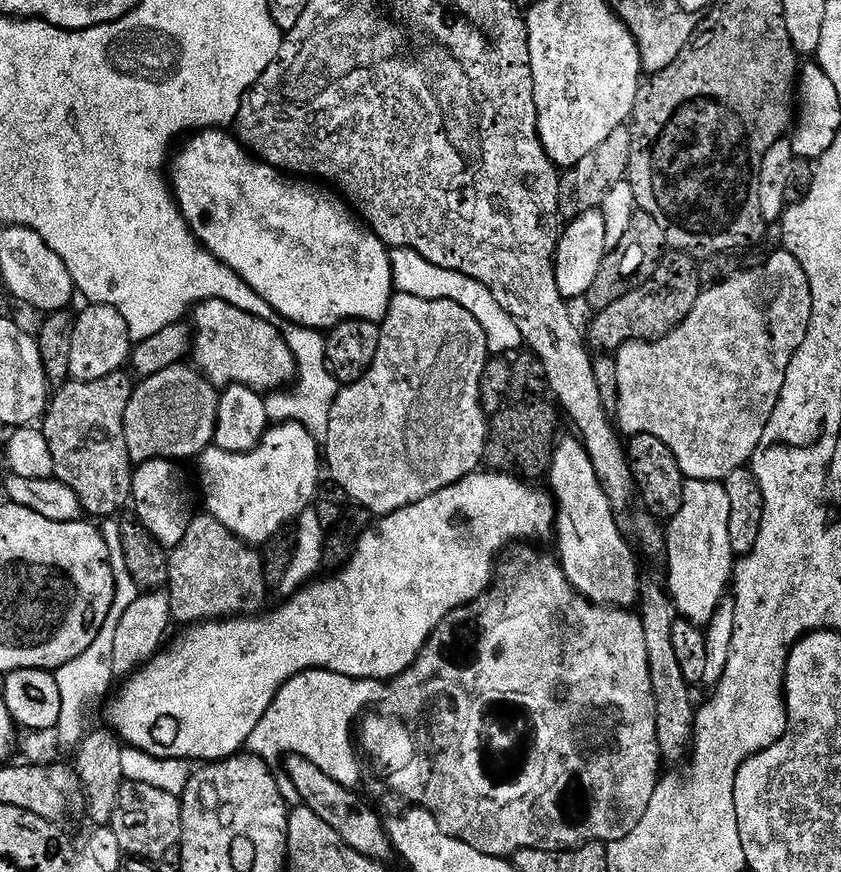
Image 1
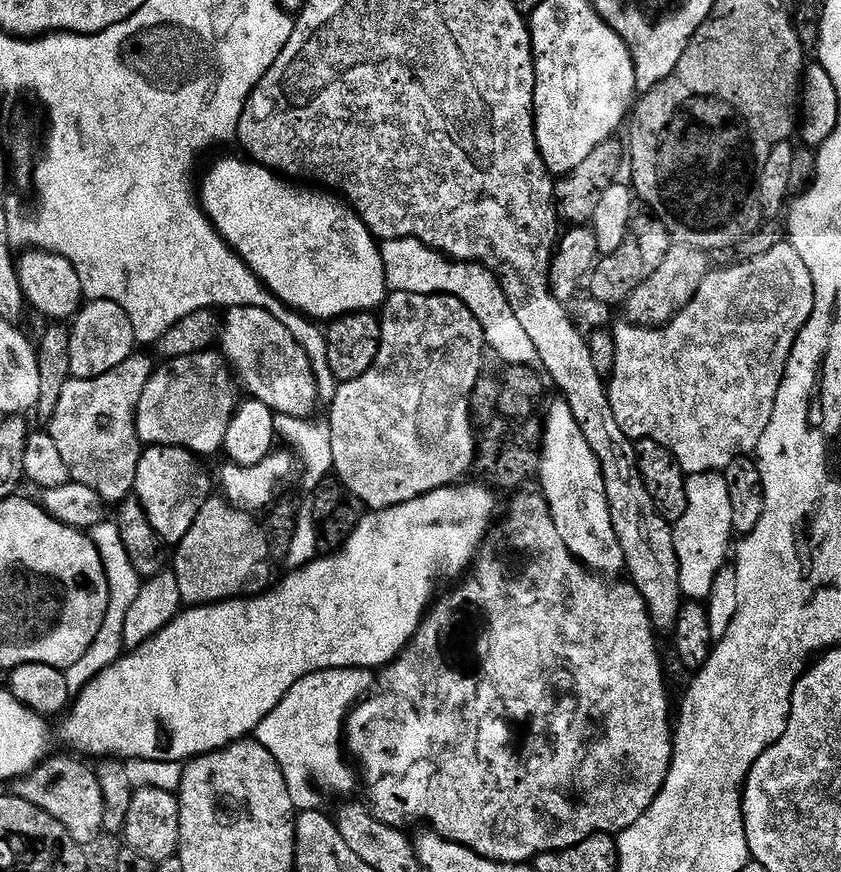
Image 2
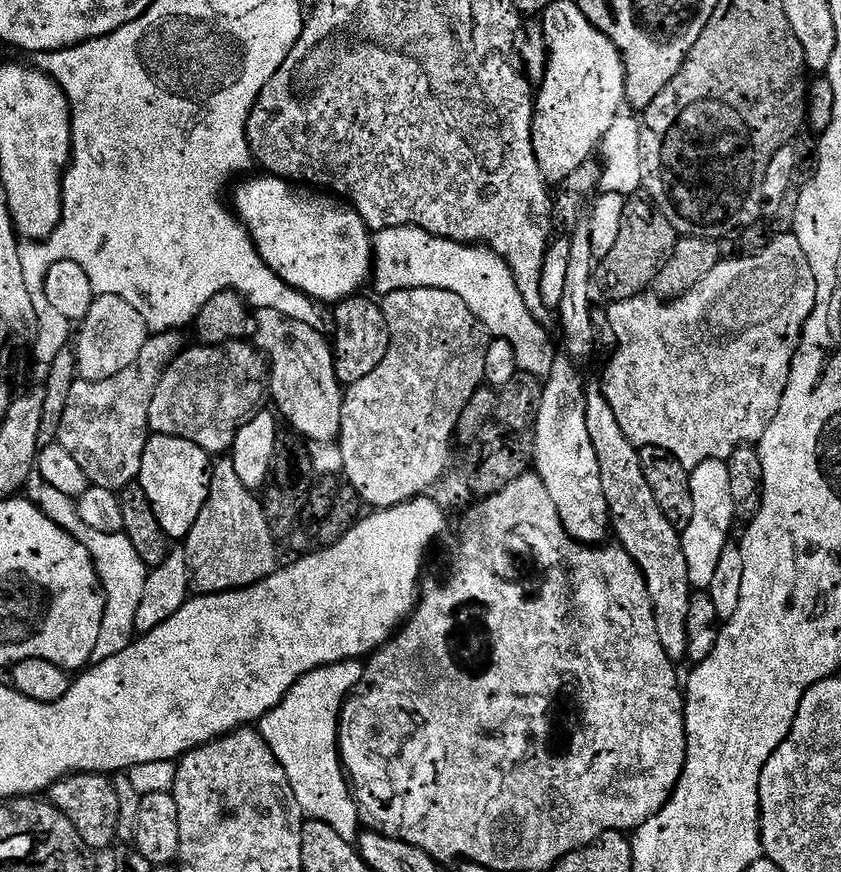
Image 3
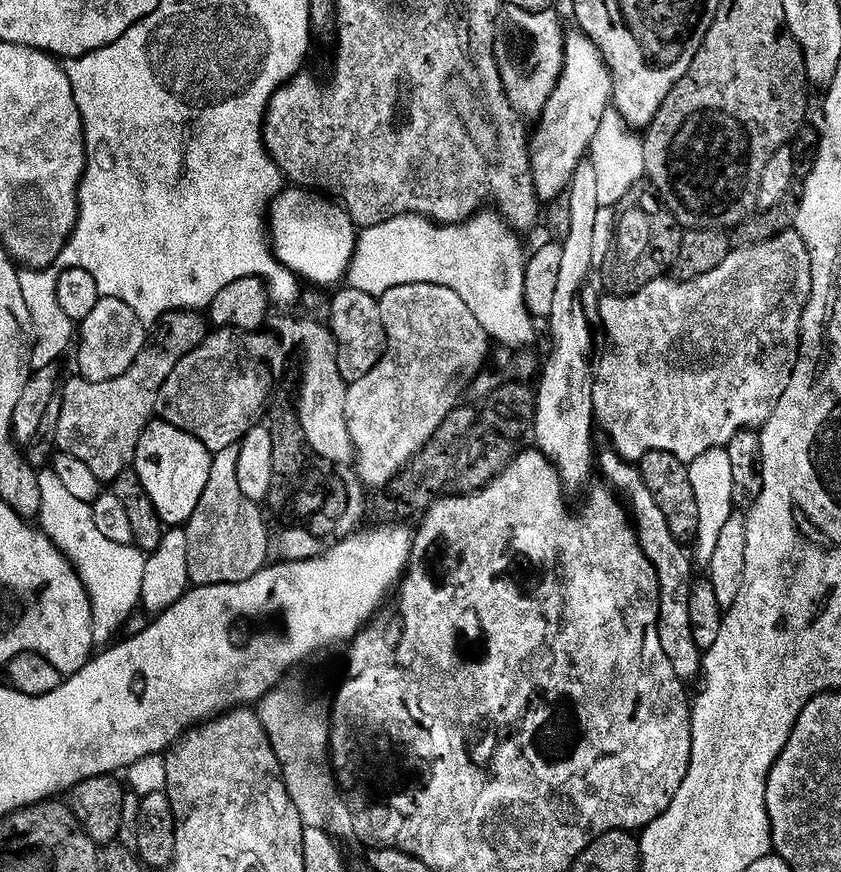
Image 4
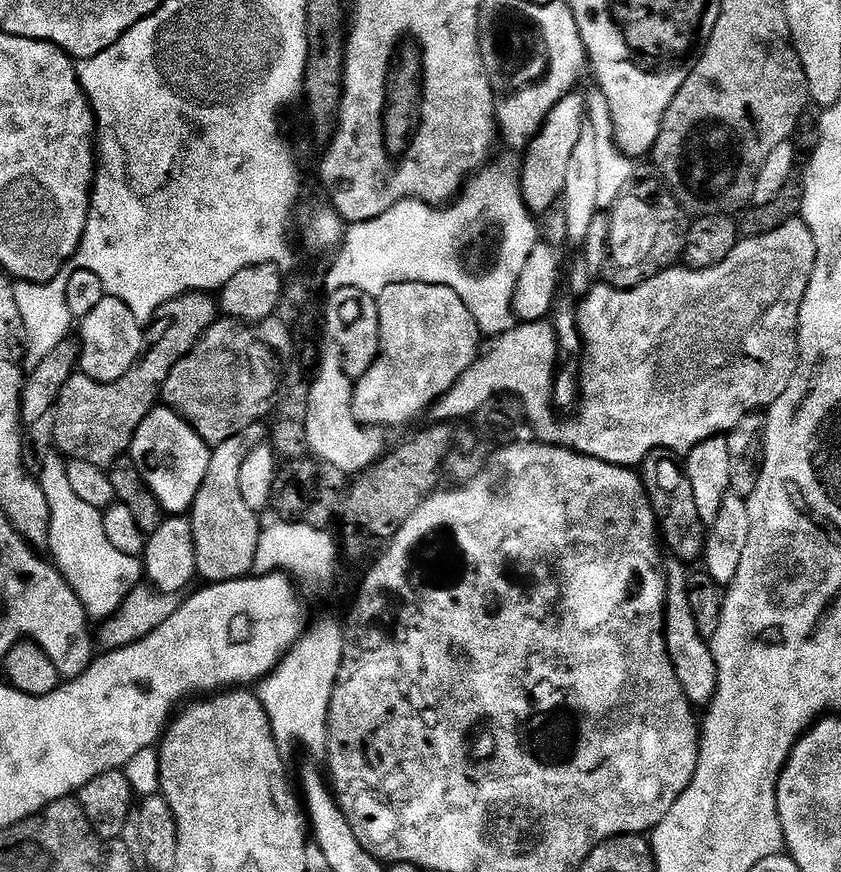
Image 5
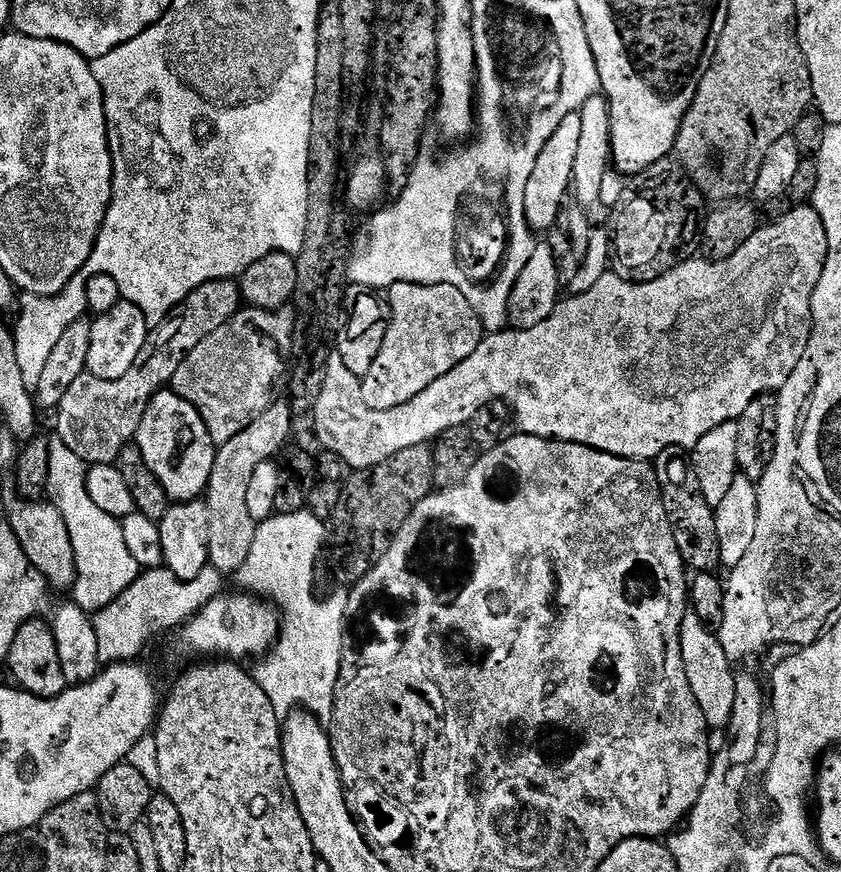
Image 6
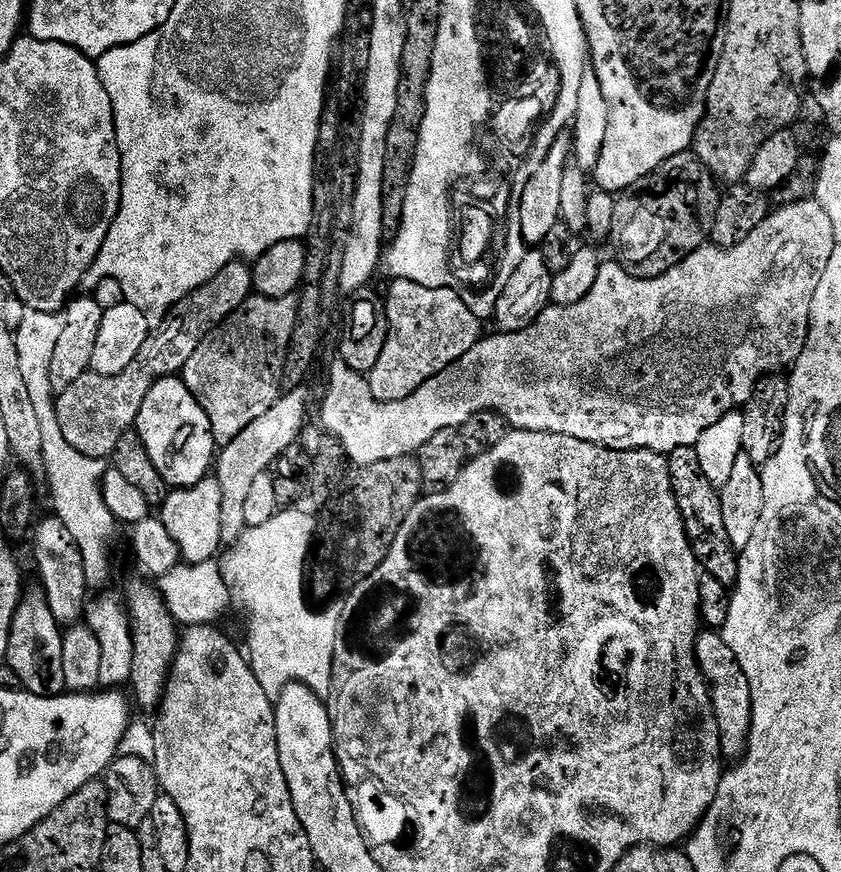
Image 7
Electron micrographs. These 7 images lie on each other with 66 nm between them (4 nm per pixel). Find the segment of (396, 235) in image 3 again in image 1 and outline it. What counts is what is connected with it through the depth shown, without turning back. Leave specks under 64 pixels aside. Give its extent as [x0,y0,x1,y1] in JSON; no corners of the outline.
[390,248,524,354]

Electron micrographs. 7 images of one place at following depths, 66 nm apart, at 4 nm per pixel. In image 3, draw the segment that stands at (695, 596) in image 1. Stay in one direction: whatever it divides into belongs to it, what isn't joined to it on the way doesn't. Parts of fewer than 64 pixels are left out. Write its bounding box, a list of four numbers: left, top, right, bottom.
[682,460,738,590]

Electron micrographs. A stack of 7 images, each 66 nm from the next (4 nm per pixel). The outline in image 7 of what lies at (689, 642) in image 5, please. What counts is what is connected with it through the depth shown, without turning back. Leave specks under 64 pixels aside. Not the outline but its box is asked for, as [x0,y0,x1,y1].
[696,630,752,762]

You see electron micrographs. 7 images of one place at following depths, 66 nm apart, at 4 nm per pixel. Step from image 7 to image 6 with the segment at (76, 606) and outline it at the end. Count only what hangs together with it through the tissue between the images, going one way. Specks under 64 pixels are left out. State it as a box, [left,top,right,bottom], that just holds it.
[5,494,76,591]

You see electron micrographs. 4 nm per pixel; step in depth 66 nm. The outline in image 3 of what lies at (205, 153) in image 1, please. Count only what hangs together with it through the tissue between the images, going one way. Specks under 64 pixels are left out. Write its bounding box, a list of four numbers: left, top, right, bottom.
[234,174,373,302]

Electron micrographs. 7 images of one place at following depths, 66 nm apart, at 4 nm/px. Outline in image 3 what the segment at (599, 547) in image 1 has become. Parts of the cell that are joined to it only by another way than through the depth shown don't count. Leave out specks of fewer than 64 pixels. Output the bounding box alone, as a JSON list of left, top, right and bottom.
[534,354,610,546]

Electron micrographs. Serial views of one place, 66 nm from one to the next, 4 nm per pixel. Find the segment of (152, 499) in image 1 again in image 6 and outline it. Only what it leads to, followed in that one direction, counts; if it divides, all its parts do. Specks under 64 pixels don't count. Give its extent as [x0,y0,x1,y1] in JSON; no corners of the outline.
[134,390,217,502]

